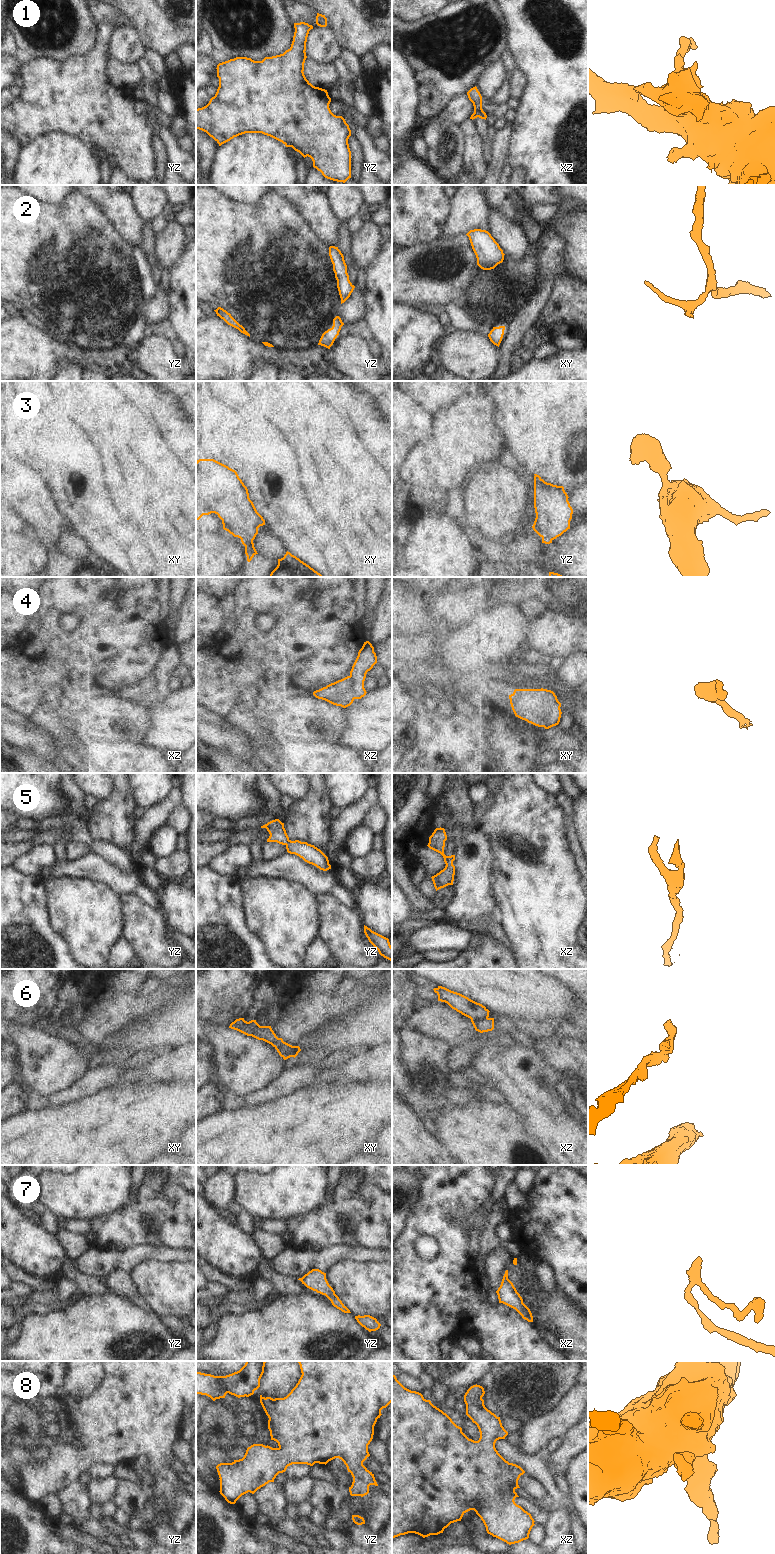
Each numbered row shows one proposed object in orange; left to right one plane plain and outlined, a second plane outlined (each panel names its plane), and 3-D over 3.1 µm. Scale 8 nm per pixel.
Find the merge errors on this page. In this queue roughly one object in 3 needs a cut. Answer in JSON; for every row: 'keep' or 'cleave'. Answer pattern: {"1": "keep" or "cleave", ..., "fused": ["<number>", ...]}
{"1": "keep", "2": "keep", "3": "keep", "4": "keep", "5": "keep", "6": "cleave", "7": "keep", "8": "keep", "fused": ["6"]}

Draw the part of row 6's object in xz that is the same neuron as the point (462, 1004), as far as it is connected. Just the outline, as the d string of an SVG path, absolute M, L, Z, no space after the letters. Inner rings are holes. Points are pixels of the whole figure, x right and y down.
M442 986L433 990L438 995L438 1001L447 1003L452 1009L470 1019L486 1019L489 1017L490 1011L485 1006L460 993Z

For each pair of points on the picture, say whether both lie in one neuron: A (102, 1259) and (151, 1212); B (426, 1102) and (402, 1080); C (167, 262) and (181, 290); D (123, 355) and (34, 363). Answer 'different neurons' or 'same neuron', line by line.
A: different neurons
B: same neuron
C: different neurons
D: same neuron

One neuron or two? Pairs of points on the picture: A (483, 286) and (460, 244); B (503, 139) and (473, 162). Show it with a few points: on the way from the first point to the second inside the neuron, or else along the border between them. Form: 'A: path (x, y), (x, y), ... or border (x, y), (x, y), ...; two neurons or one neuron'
A: border (477, 265), (477, 271), (472, 283), (464, 292); two neurons
B: border (488, 164), (485, 174); two neurons

